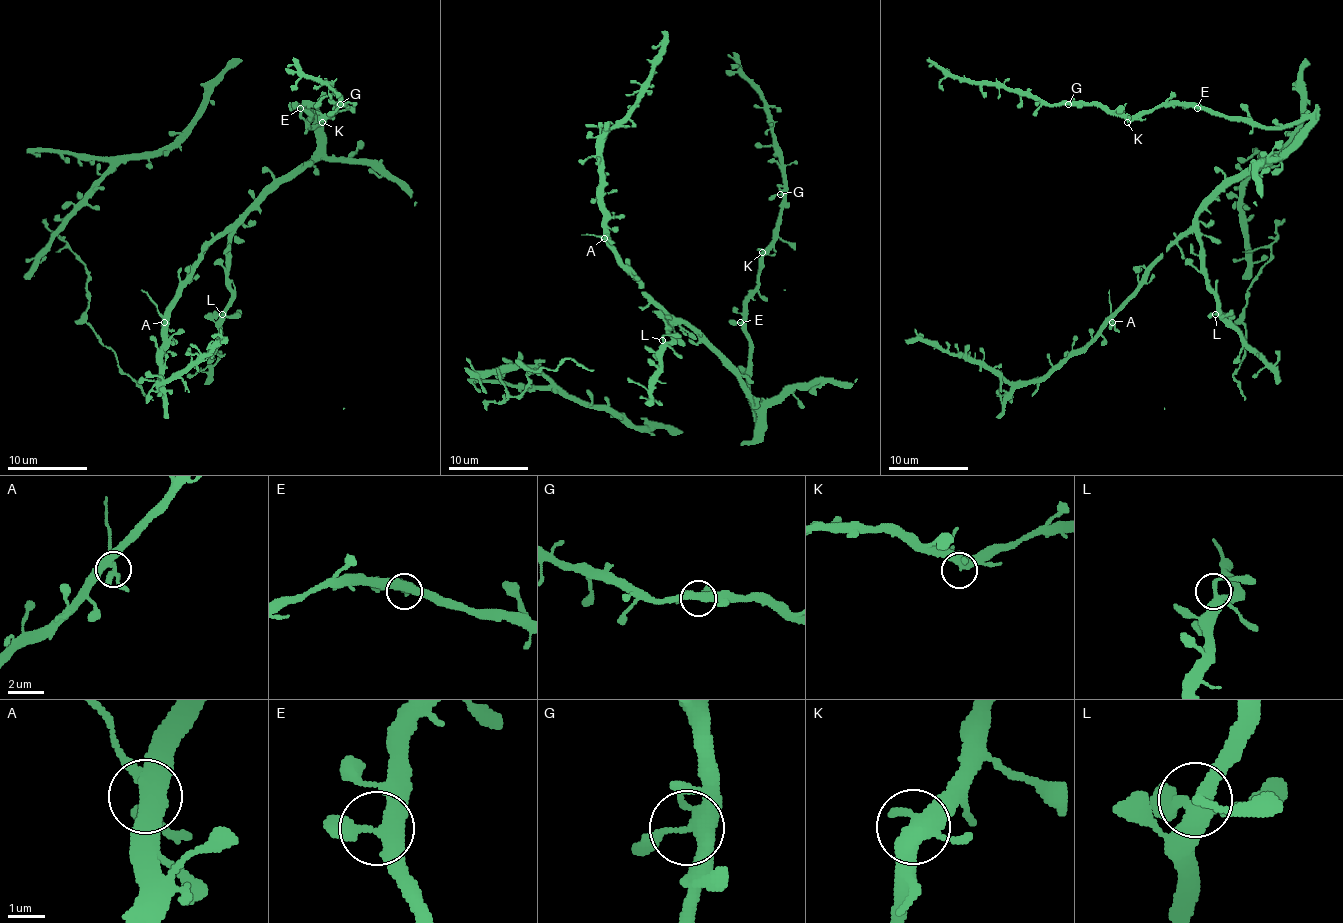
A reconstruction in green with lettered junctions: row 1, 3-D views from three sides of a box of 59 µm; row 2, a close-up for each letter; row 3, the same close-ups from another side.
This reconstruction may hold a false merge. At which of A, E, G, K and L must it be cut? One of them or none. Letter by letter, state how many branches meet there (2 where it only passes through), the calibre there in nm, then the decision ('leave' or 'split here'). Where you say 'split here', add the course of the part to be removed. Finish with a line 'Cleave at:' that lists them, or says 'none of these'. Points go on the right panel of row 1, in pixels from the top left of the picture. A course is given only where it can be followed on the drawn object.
A: branches 4; calibre 420 nm; split here; course (1113, 322), (1108, 290)
E: branches 3; calibre 400 nm; leave
G: branches 4; calibre 360 nm; leave
K: branches 4; calibre 400 nm; leave
L: branches 4; calibre 320 nm; leave
Cleave at: A

